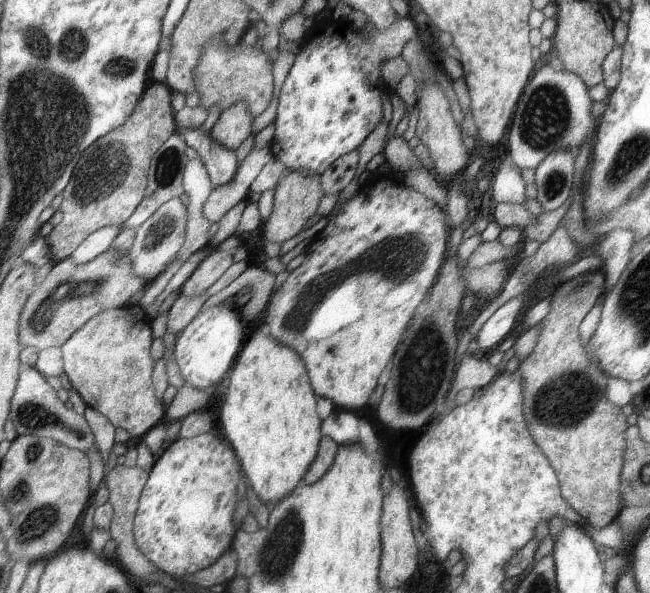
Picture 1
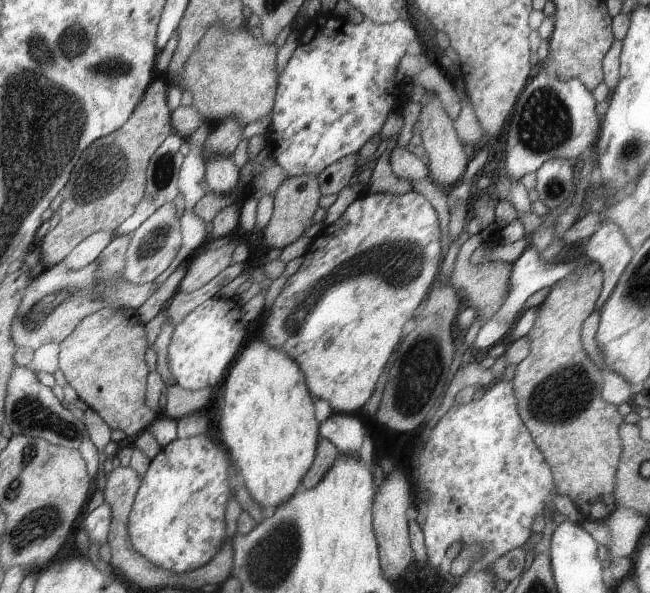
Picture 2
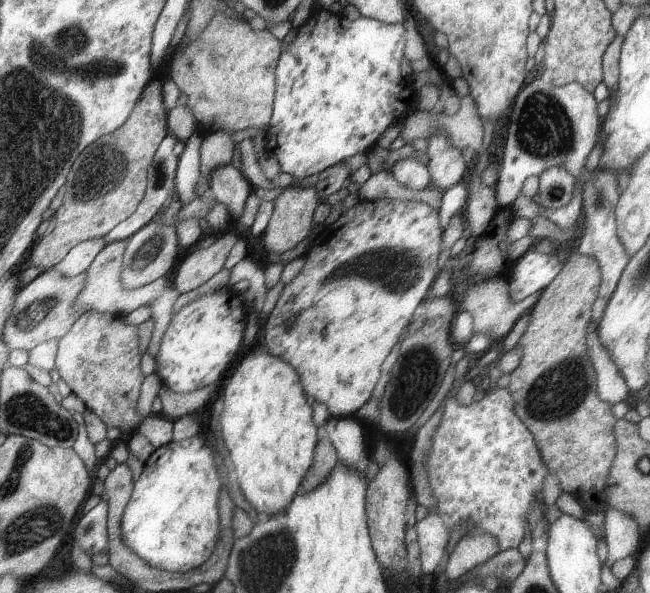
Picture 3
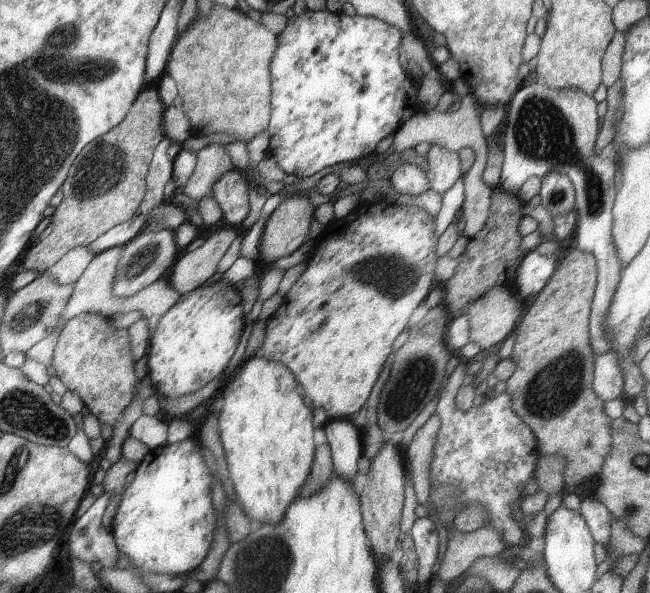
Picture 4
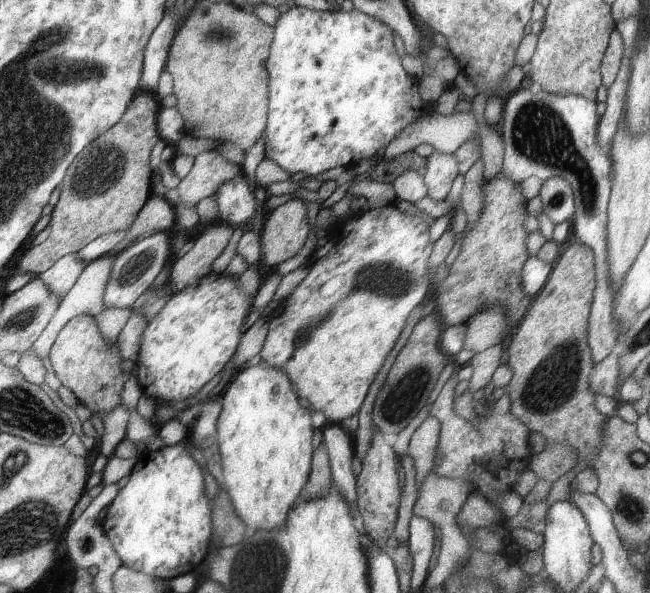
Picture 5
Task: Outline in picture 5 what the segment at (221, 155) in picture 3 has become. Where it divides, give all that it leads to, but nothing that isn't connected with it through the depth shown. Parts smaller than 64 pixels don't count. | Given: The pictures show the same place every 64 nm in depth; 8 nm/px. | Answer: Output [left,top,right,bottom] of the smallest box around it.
[177,150,240,206]

